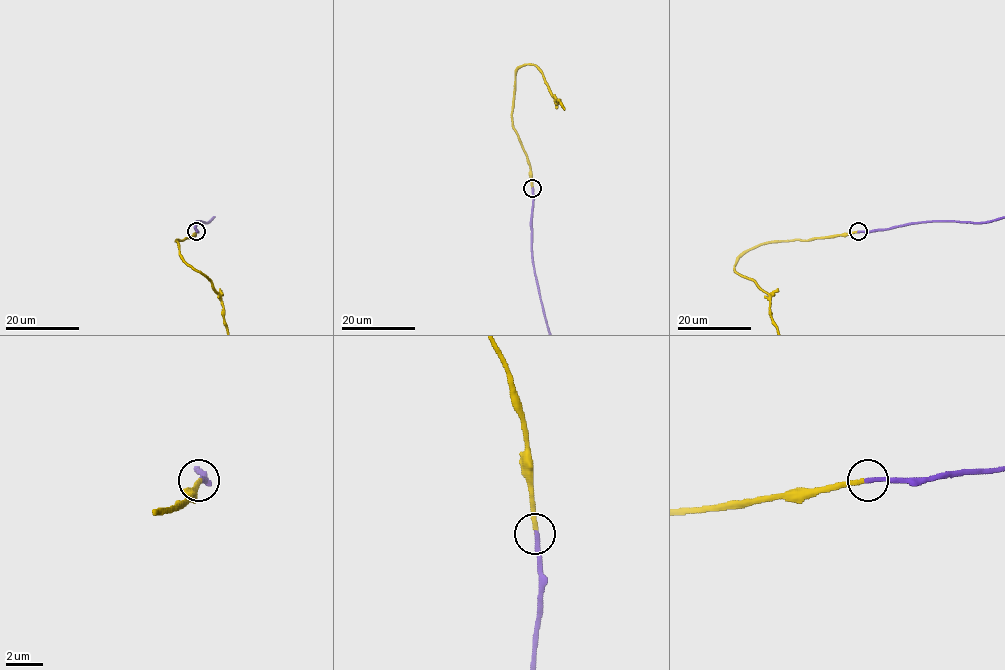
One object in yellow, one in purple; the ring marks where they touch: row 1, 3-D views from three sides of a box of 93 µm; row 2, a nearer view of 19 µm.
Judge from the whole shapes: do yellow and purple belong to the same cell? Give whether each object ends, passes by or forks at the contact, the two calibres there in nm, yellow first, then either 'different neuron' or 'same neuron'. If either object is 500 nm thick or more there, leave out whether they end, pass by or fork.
yellow ends | purple ends | 240/280 nm | same neuron

